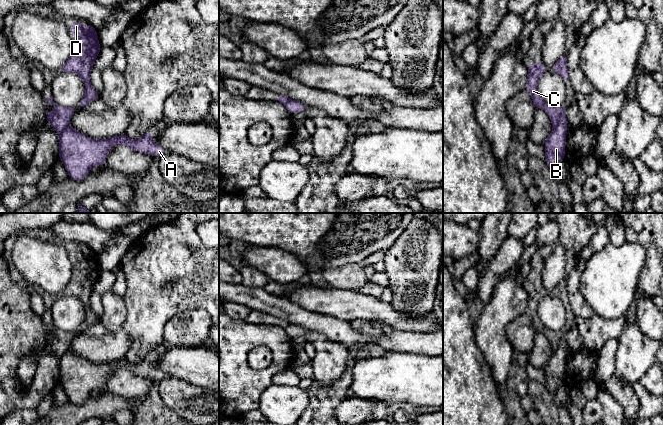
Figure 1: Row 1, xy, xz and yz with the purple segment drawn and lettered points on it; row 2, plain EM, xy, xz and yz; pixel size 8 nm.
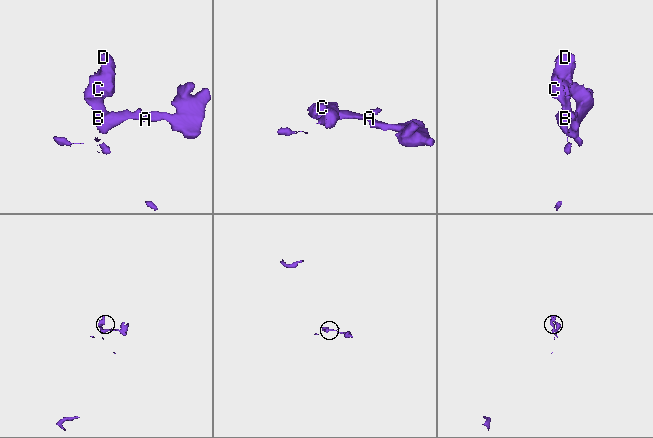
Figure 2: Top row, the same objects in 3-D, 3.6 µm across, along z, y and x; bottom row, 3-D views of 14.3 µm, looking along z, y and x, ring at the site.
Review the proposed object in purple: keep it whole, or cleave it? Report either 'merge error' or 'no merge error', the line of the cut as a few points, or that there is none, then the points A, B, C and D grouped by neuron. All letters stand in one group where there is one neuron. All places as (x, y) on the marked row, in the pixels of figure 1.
merge error | yz (563, 111), (559, 116), (557, 125), (553, 129) | A B / C D

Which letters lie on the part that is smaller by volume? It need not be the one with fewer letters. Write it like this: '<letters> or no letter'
C, D

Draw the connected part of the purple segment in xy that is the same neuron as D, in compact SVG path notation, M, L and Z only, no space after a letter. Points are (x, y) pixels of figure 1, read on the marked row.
M73 21L72 36L79 40L71 48L70 57L59 72L75 73L82 78L85 85L85 95L78 107L81 108L100 96L90 83L90 74L101 46L98 41L97 30L89 23L86 24L84 30L81 22Z

